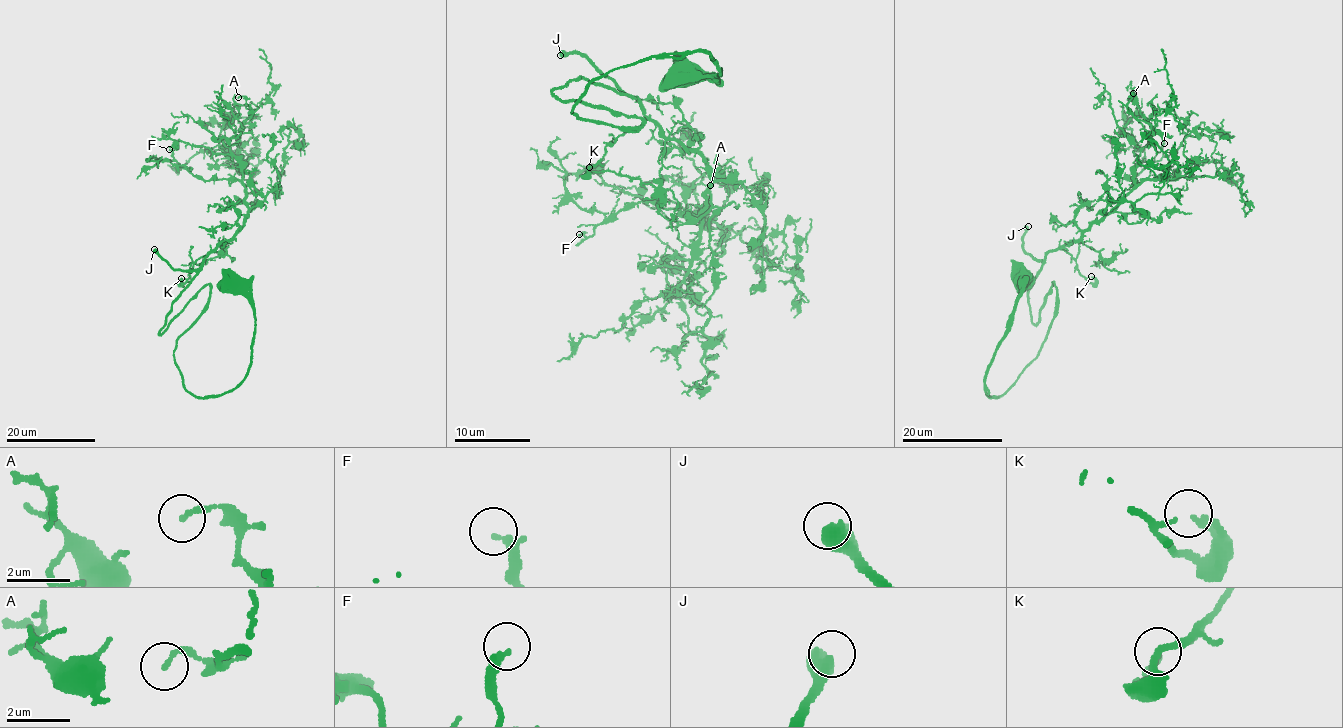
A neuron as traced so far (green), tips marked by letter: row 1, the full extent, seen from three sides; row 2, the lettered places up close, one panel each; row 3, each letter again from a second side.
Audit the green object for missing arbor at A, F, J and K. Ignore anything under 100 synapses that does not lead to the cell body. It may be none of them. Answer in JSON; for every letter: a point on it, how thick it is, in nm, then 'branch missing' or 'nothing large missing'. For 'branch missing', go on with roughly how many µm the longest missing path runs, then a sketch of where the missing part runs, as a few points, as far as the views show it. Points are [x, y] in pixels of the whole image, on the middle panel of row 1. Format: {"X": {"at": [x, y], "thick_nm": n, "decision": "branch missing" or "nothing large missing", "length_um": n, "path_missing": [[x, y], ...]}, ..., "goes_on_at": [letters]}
{"A": {"at": [710, 185], "thick_nm": 160, "decision": "nothing large missing"}, "F": {"at": [579, 234], "thick_nm": 220, "decision": "nothing large missing"}, "J": {"at": [560, 55], "thick_nm": 650, "decision": "branch missing", "length_um": 110, "path_missing": [[560, 55], [507, 94], [499, 134], [522, 191], [499, 215], [501, 259], [700, 276], [728, 322], [775, 334]]}, "K": {"at": [589, 167], "thick_nm": 180, "decision": "nothing large missing"}, "goes_on_at": ["J"]}

